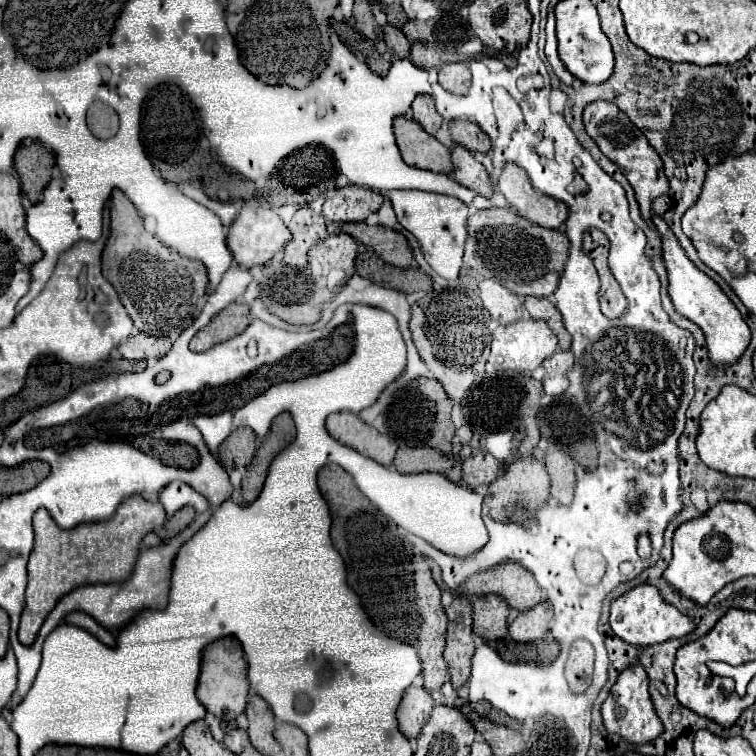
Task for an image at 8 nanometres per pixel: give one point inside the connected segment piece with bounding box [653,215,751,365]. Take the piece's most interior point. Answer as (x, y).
(695, 296)

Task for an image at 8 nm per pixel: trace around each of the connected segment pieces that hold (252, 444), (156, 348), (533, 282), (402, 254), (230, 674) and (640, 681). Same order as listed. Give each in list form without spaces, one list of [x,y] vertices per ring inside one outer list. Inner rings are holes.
[[[249,427],[235,429],[219,447],[219,463],[227,469],[247,467],[257,449],[257,435]]]
[[[139,333],[139,335],[129,337],[117,349],[125,359],[149,359],[149,357],[159,359],[159,357],[169,353],[171,341],[167,337],[157,339],[157,337],[151,337],[147,333]]]
[[[491,207],[487,211],[477,211],[467,219],[465,265],[483,277],[501,281],[501,285],[521,297],[549,297],[557,289],[567,255],[569,239],[565,233],[531,225],[531,221],[519,217],[513,209]]]
[[[341,223],[341,231],[373,247],[377,255],[389,265],[405,269],[405,267],[411,267],[413,263],[413,253],[407,239],[393,229],[387,229],[381,225],[369,227],[365,223]]]
[[[225,637],[203,649],[197,697],[205,705],[205,709],[209,713],[213,713],[215,717],[219,717],[221,721],[231,721],[239,713],[243,713],[243,709],[247,705],[247,697],[249,697],[249,683],[247,683],[245,653],[237,639]]]
[[[639,663],[629,665],[627,669],[623,669],[619,673],[617,683],[611,687],[611,693],[601,707],[603,721],[605,721],[605,727],[609,733],[619,733],[629,743],[635,743],[635,745],[649,743],[661,735],[663,725],[655,713],[655,707],[651,703],[651,695],[649,695],[647,687],[649,687],[649,677]]]

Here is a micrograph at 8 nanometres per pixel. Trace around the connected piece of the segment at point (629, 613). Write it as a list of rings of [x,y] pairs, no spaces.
[[[645,583],[645,585],[633,587],[631,591],[623,593],[611,603],[611,629],[623,641],[637,647],[647,647],[647,645],[675,639],[675,637],[685,637],[687,633],[695,629],[695,623],[687,615],[683,615],[677,607],[667,603],[659,595],[657,587]]]

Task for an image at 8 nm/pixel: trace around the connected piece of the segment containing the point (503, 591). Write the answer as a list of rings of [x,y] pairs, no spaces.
[[[503,563],[495,567],[495,571],[485,571],[467,579],[467,595],[489,593],[503,597],[503,601],[507,601],[507,605],[519,613],[529,611],[543,599],[533,575],[519,563]]]

